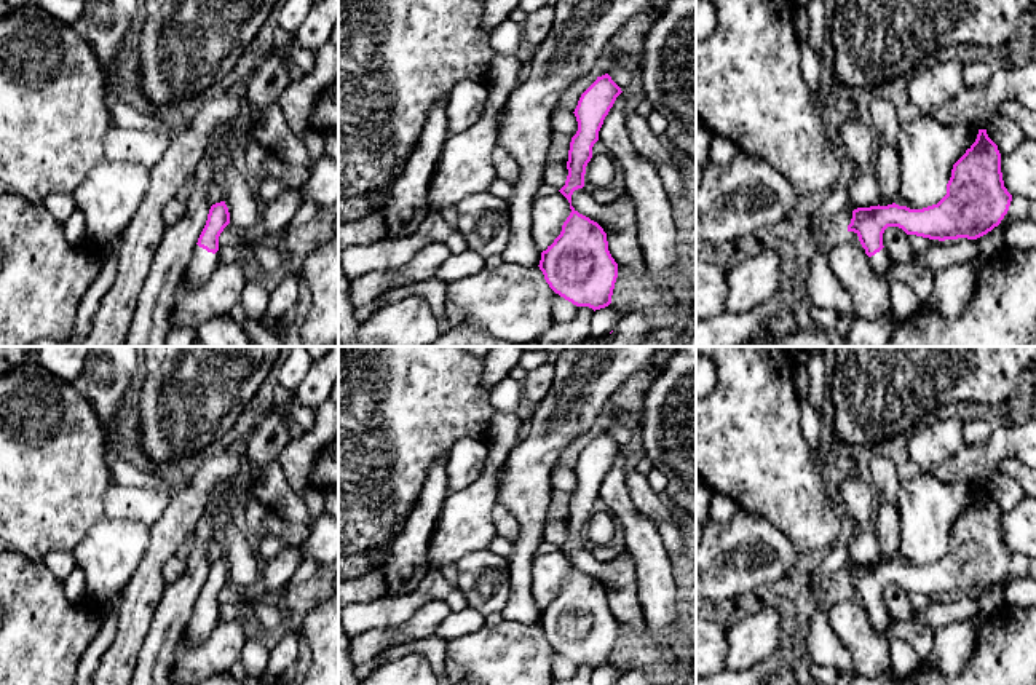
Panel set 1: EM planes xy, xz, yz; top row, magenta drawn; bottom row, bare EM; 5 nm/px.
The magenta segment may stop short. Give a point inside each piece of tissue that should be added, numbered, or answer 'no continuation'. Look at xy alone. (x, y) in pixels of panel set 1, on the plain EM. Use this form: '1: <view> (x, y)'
1: xy (201, 621)

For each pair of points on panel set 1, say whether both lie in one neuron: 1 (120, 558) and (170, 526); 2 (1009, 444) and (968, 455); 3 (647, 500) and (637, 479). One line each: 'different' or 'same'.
1: different
2: same
3: same

